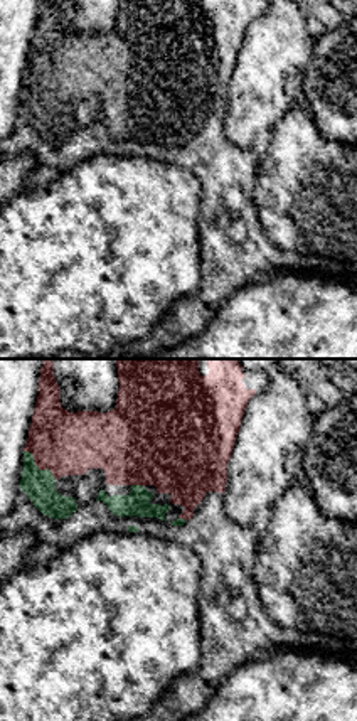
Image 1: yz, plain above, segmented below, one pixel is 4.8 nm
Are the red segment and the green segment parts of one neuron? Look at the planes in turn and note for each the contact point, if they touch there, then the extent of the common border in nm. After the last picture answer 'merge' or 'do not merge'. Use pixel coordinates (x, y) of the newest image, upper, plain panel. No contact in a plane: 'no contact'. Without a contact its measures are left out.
contact (39, 90); length 220 nm

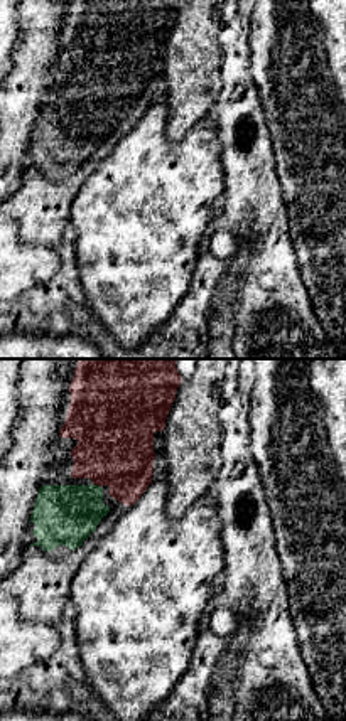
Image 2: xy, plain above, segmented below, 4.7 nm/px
contact (97, 106); length 50 nm

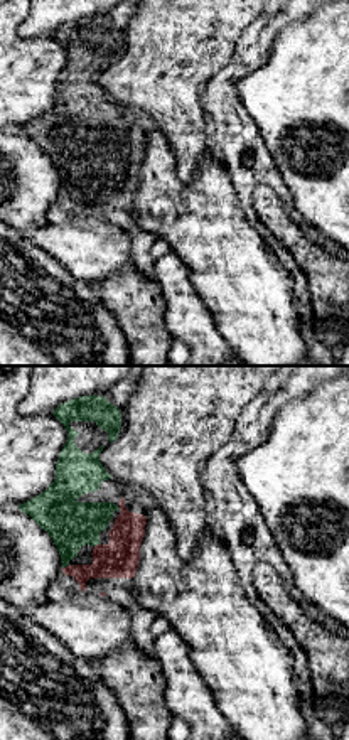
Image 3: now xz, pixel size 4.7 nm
contact (96, 167); length 30 nm

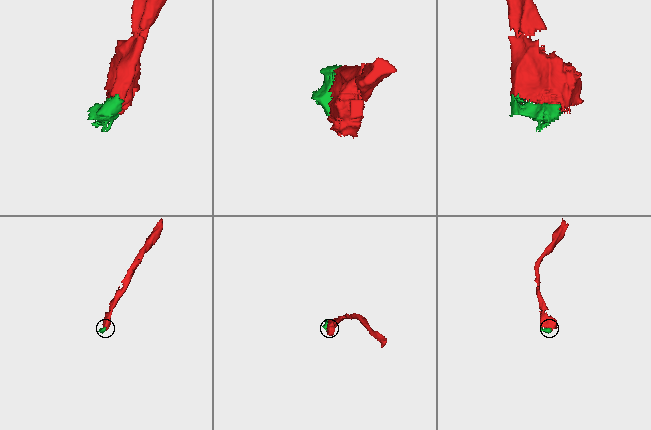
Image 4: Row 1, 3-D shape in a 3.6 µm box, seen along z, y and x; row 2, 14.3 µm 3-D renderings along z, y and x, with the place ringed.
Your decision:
merge

